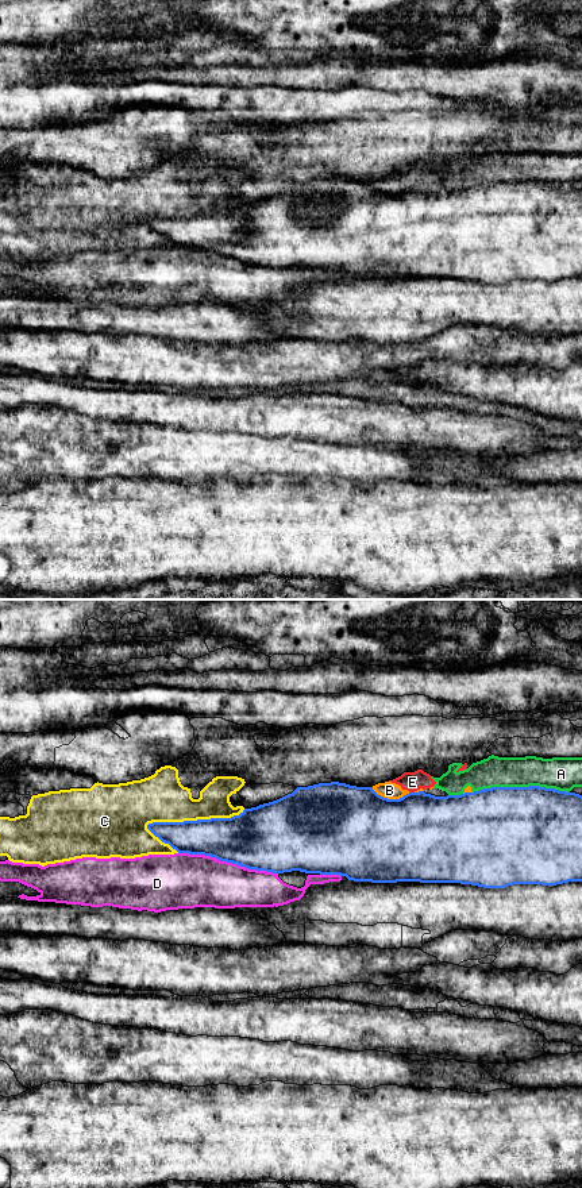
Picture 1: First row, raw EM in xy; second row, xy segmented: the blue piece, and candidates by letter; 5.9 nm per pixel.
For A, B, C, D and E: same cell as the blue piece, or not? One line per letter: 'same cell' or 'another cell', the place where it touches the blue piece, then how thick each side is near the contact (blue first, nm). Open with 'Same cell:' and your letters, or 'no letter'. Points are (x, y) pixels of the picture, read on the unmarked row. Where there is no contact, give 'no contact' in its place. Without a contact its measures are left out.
Same cell: no letter
A: another cell | xy (520, 182) | 500/190 nm
B: another cell | xy (390, 195) | 500/100 nm
C: another cell | xy (195, 216) | 260/280 nm
D: another cell | xy (228, 257) | 380/320 nm
E: another cell | xy (412, 188) | 480/120 nm

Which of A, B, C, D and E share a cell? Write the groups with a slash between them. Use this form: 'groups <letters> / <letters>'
groups A B E / C / D

